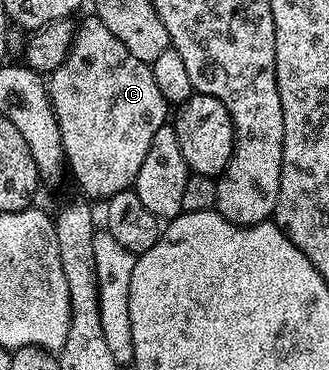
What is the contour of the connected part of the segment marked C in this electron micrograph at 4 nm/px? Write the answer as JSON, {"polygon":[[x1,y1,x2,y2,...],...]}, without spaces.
{"polygon":[[86,16,82,24,76,25,71,50,65,61,48,77,47,87,59,122,68,171,90,201,105,202,115,194,132,189,139,166,143,166,143,158,147,158,151,138,155,138,155,130,170,119,171,106,155,83,152,67,135,58,135,54,131,54,131,50,127,50,127,46,123,46,107,26,103,26,99,17]]}

